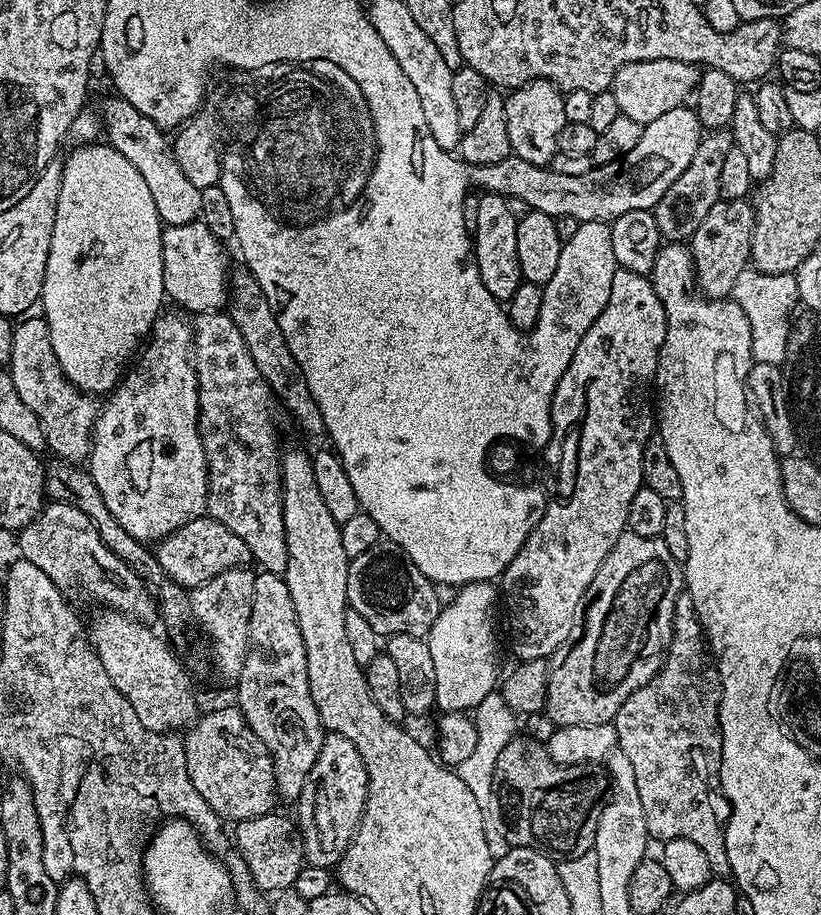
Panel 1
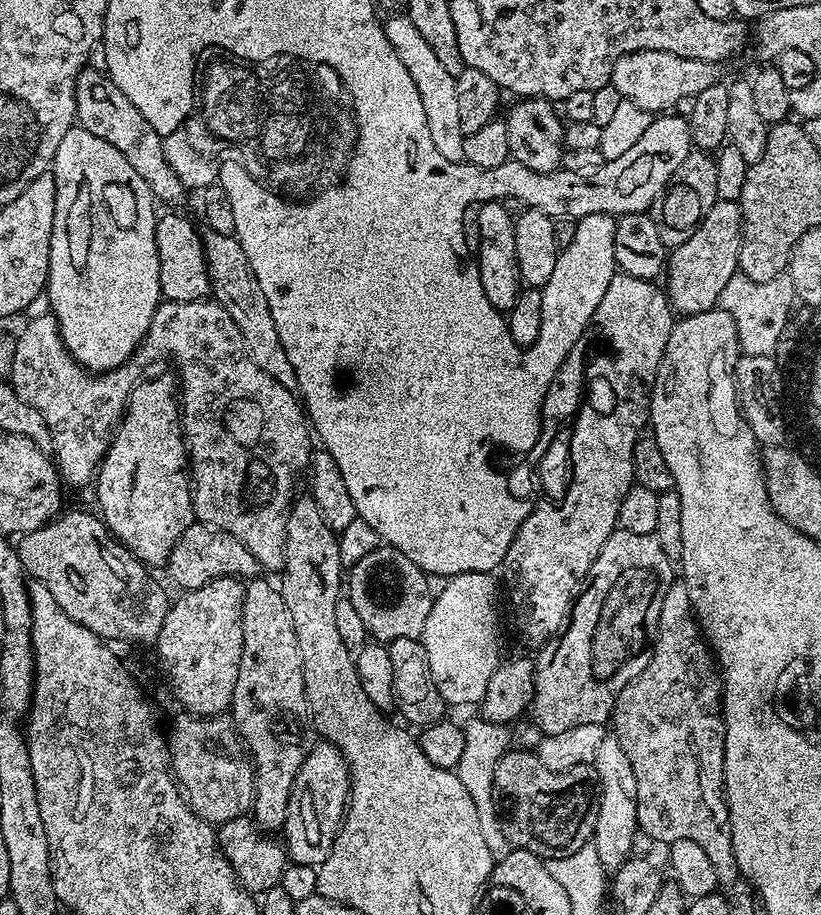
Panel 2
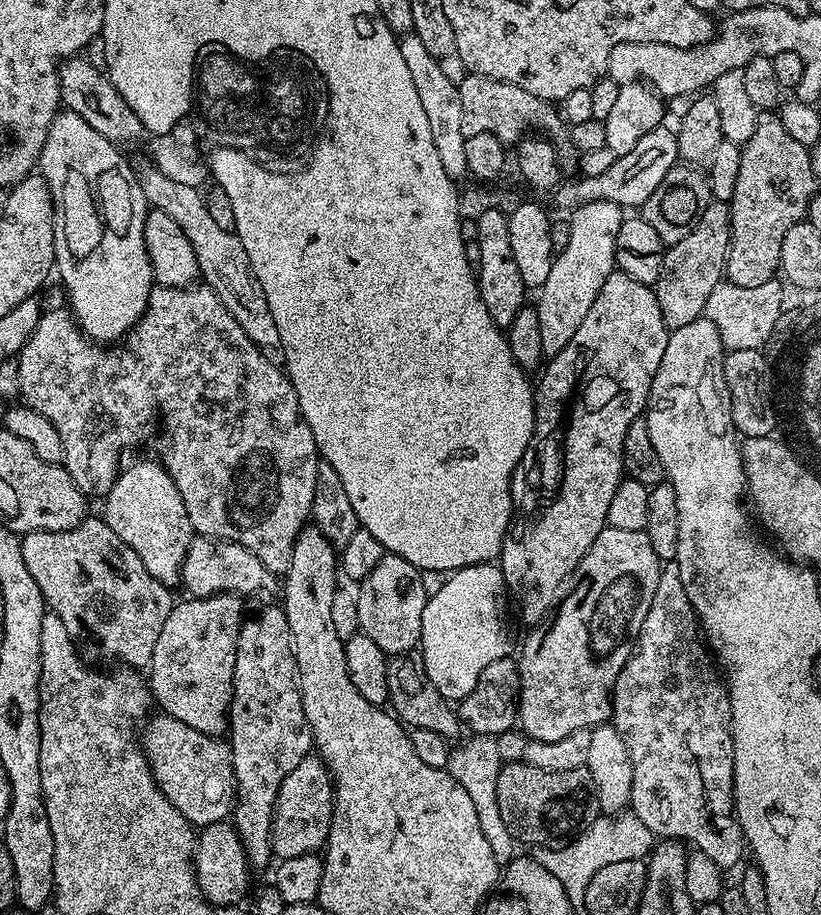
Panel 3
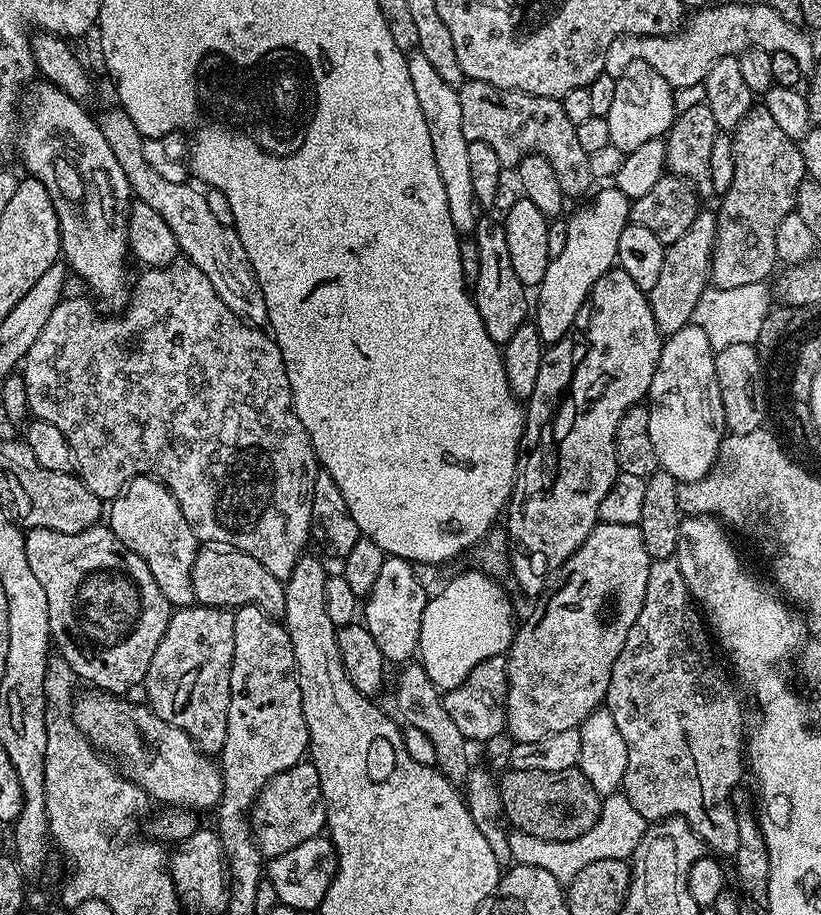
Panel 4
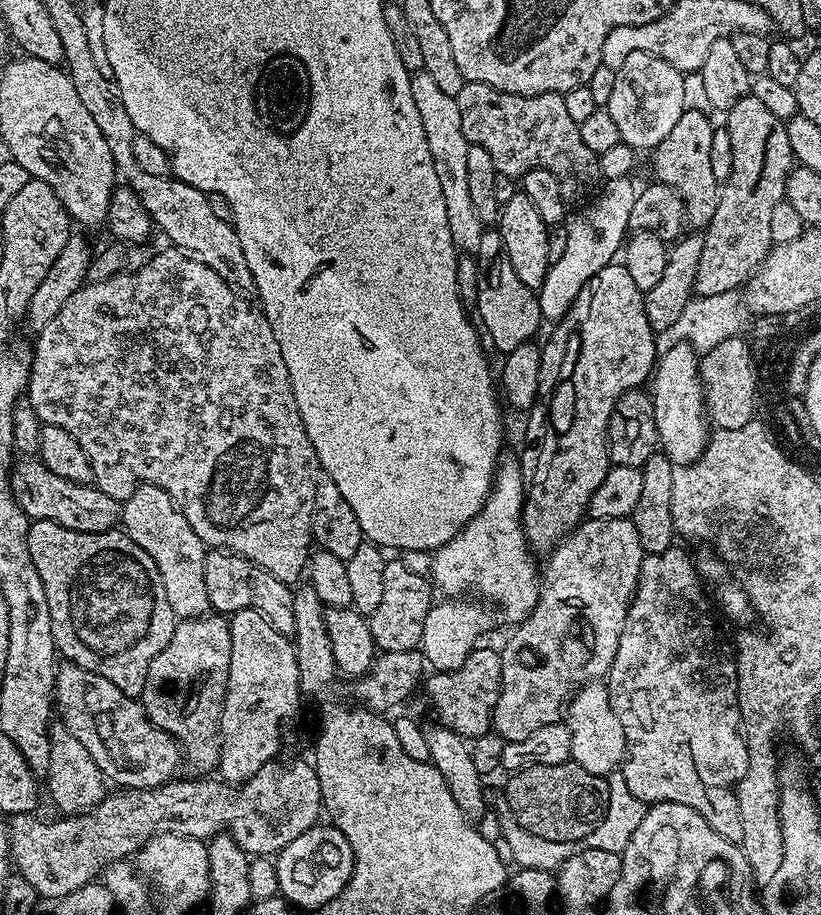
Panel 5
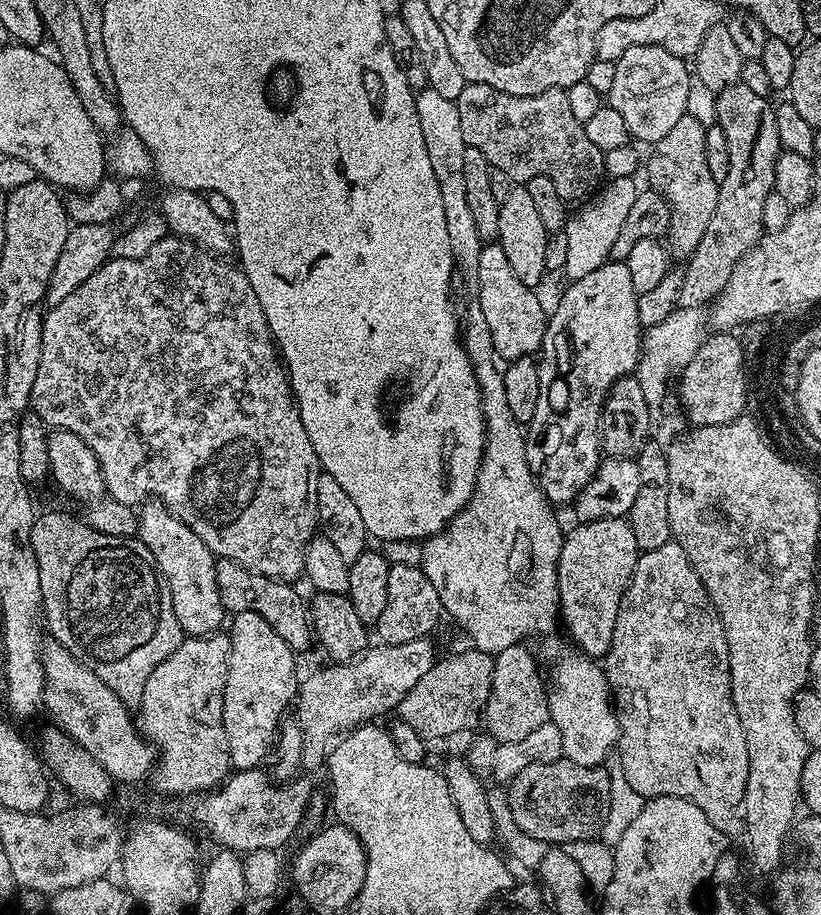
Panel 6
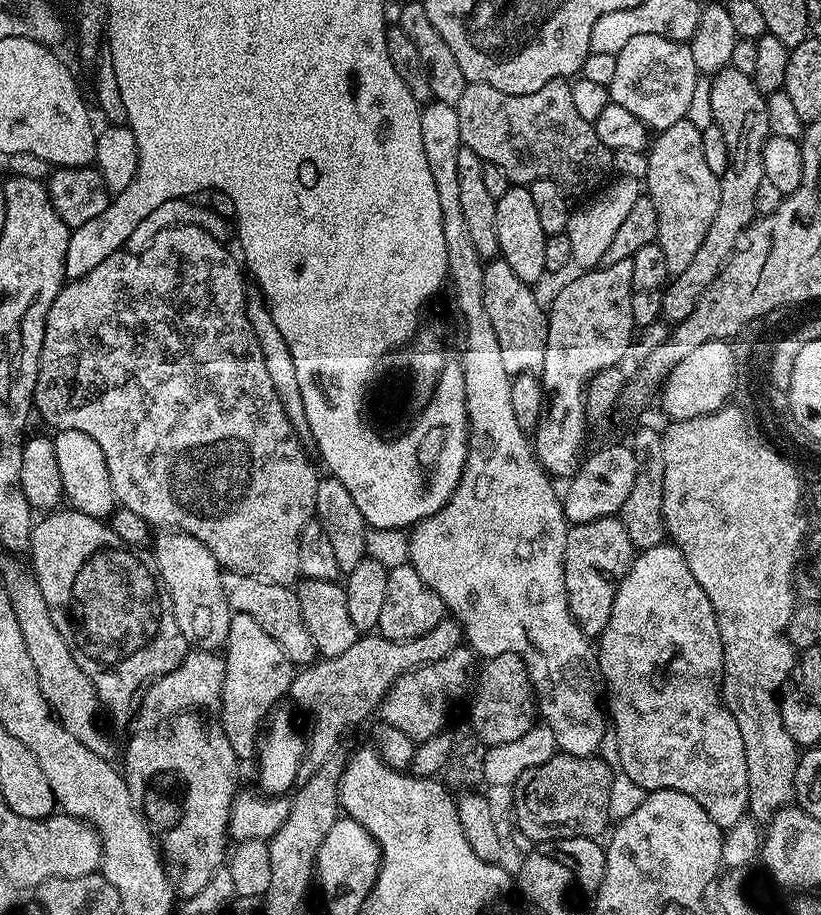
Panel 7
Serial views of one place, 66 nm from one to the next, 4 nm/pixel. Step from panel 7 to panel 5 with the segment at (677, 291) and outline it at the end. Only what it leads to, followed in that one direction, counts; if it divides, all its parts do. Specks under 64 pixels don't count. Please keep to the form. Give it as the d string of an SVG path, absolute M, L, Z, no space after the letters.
M746 95L738 98L734 106L727 109L726 127L730 134L730 150L734 150L734 166L728 179L723 181L718 198L718 210L714 210L714 218L710 218L706 231L703 233L702 259L698 262L696 275L695 295L726 294L737 291L741 286L747 285L752 273L759 268L774 243L770 236L770 217L774 206L785 201L786 178L794 167L790 138L786 138L785 121L774 118L770 110L766 110L763 102L758 98Z

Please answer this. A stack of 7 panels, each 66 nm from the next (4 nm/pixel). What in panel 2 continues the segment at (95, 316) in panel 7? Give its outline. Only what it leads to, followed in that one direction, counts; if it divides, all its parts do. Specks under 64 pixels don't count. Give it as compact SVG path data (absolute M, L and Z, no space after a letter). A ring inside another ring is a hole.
M205 298L202 300L191 300L190 302L174 302L164 300L156 307L154 318L148 327L148 333L144 335L143 343L138 349L138 356L144 360L172 360L171 367L178 373L178 399L182 409L182 423L184 426L184 442L188 446L188 459L190 461L190 480L192 485L192 508L196 511L196 520L202 524L208 524L212 528L222 530L226 534L234 534L254 558L258 558L261 569L268 568L276 574L283 573L286 562L286 522L290 518L292 501L297 495L296 479L300 471L309 467L314 451L314 433L310 427L310 421L304 411L304 405L298 399L297 393L291 388L282 386L266 370L262 370L250 358L250 354L244 345L242 334L238 326L234 326L234 318L226 314L226 310L215 299ZM51 314L36 316L16 336L16 349L14 350L14 370L10 377L12 389L30 402L46 426L50 426L50 438L52 439L52 452L56 471L65 485L80 488L83 484L91 485L95 481L100 463L108 453L108 447L112 444L112 438L119 428L128 407L128 400L132 397L132 390L141 379L142 373L135 362L127 362L112 371L97 374L83 368L68 352L64 340L60 337L60 324Z

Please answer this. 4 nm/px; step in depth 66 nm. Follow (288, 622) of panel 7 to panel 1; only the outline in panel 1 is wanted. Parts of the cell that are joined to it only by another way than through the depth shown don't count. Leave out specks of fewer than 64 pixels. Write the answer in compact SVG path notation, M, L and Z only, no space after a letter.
M207 514L186 522L186 526L171 532L167 538L155 545L154 553L169 579L187 590L210 582L210 578L226 570L253 563L250 546L246 546L246 542L242 542L242 538L234 534L234 530L222 526L222 522L213 520Z

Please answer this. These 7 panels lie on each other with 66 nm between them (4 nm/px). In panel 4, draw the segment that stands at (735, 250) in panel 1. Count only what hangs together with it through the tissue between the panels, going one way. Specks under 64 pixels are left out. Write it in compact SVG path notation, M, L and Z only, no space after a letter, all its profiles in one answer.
M701 210L696 213L694 222L690 222L690 230L682 234L664 249L662 271L659 272L658 282L648 292L650 310L654 314L654 322L658 326L661 337L672 336L692 323L694 306L698 298L710 286L712 274L712 251L716 237L716 212Z

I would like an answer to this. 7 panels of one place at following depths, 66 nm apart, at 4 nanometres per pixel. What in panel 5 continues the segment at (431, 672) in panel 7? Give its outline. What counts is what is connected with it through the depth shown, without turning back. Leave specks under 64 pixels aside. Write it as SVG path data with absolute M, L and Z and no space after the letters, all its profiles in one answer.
M494 647L473 648L466 662L453 672L438 672L427 677L428 700L436 711L436 716L443 727L454 730L465 738L477 738L486 735L492 728L494 706L502 686L502 662L500 653Z

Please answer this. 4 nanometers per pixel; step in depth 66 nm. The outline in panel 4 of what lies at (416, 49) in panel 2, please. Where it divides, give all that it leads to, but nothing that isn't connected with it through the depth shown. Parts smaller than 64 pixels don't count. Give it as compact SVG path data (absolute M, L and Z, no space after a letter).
M419 50L408 56L410 82L414 82L414 95L418 97L418 106L422 106L422 118L426 118L426 130L430 130L430 146L434 146L434 162L438 166L438 174L442 174L442 186L446 186L446 202L450 202L450 222L454 222L454 230L461 234L472 234L476 231L478 205L474 194L474 185L470 183L470 165L468 159L468 139L462 134L462 102L457 88L443 81L434 71L434 65Z

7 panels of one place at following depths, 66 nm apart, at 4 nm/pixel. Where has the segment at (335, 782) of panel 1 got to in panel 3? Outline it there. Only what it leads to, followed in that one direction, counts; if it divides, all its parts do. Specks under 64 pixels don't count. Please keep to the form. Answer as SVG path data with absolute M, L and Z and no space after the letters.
M310 754L294 766L290 774L282 782L278 790L276 799L276 815L272 821L272 846L274 856L277 861L298 858L307 852L319 853L328 843L330 826L332 825L332 802L334 799L334 789L332 787L332 775L328 772L328 767L319 755Z

